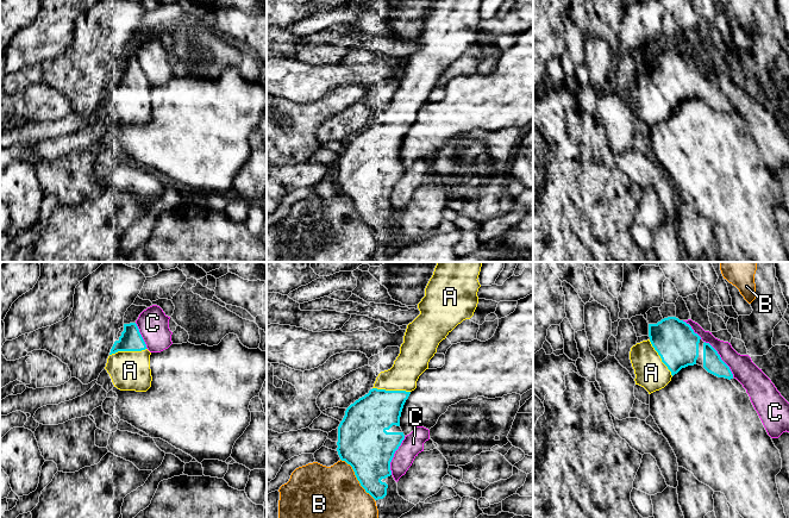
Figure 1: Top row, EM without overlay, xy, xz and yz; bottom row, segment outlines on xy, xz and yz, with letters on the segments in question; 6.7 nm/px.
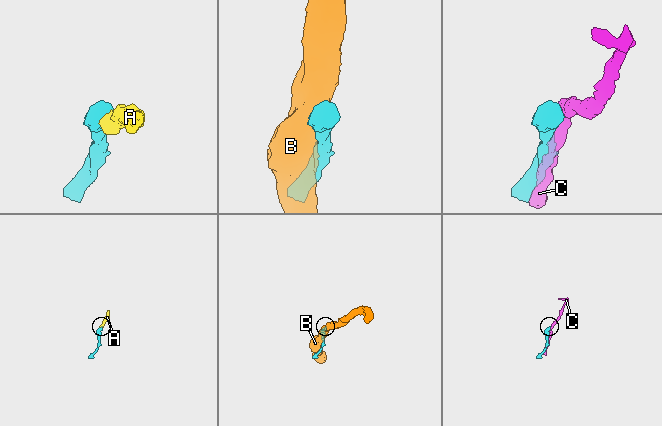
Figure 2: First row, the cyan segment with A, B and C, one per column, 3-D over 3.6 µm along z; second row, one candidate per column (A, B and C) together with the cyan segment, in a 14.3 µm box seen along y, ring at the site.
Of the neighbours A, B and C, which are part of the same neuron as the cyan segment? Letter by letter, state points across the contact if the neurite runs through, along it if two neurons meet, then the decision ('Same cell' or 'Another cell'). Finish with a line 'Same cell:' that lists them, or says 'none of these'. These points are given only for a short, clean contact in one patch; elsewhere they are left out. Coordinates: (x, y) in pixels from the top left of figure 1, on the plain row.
A: Same cell
B: Another cell
C: Another cell
Same cell: A

